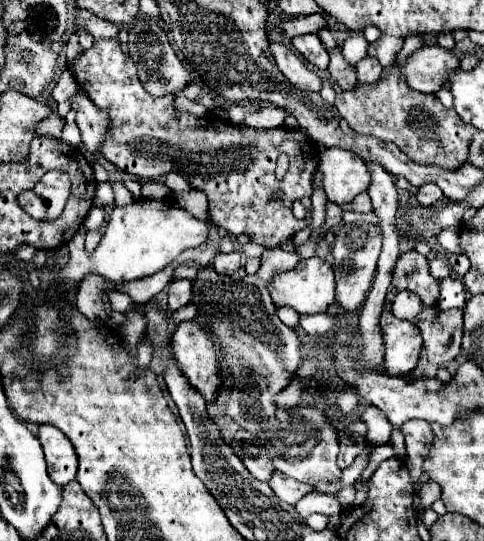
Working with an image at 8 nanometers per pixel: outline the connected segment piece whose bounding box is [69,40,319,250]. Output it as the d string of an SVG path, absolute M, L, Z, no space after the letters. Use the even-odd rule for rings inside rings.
M97 40L69 68L87 96L109 114L111 130L101 154L123 172L141 178L157 178L173 170L181 172L195 190L207 194L209 218L217 226L233 236L247 234L253 244L269 250L291 240L307 226L305 220L297 220L291 214L293 200L311 196L313 174L319 166L319 146L305 134L297 134L295 128L287 126L269 132L239 130L215 114L205 114L203 118L183 114L179 118L173 108L175 96L153 98L147 94L137 78L133 60L121 52L117 40ZM279 154L289 156L289 170L281 182L275 178ZM277 190L283 192L281 200L275 200Z

